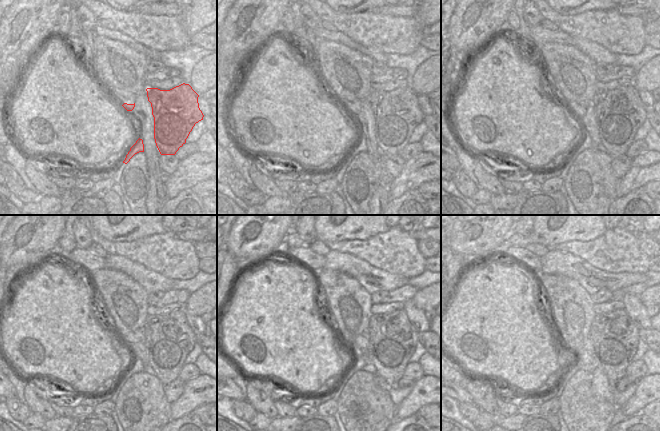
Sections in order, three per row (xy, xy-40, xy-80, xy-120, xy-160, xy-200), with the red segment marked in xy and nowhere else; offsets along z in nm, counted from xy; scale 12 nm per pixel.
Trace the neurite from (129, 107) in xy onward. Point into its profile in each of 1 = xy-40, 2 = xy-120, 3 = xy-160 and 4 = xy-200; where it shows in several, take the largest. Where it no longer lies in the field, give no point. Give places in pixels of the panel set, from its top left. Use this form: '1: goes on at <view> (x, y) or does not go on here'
1: goes on at xy-40 (353, 109)
2: goes on at xy-120 (169, 339)
3: goes on at xy-160 (390, 341)
4: goes on at xy-200 (613, 339)

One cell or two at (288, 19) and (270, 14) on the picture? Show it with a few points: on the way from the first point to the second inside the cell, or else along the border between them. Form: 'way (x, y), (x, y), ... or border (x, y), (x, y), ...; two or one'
border (287, 10), (280, 21); two

